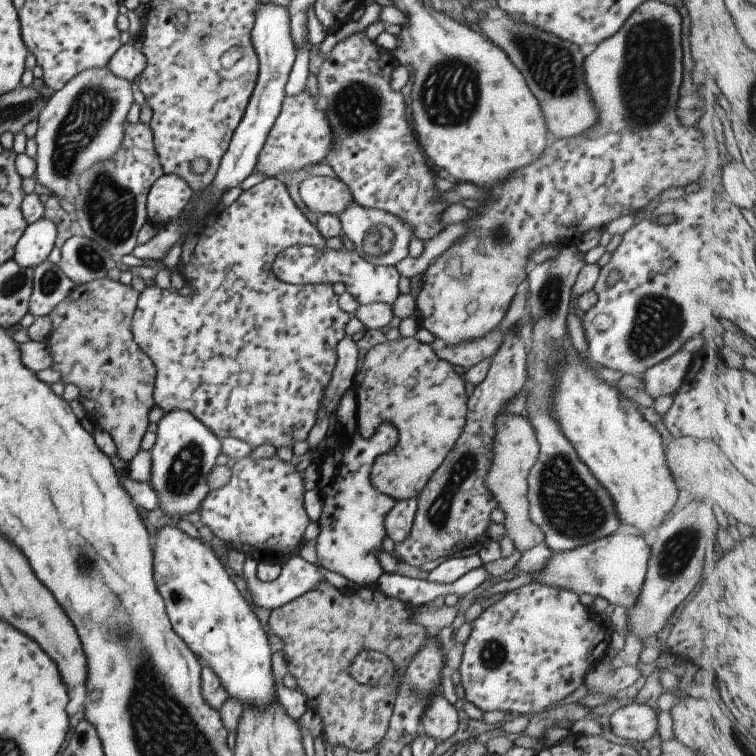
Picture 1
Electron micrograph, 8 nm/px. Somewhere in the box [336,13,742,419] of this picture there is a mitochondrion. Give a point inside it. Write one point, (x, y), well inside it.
(645, 77)

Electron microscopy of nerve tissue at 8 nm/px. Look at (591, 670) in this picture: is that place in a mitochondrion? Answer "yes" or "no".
no

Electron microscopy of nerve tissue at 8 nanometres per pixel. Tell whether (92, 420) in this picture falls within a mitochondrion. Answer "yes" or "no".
no

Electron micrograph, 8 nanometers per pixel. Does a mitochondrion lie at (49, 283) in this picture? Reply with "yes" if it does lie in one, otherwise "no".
yes

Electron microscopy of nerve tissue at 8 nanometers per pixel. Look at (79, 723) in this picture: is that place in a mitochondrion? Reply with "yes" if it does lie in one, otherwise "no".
no

